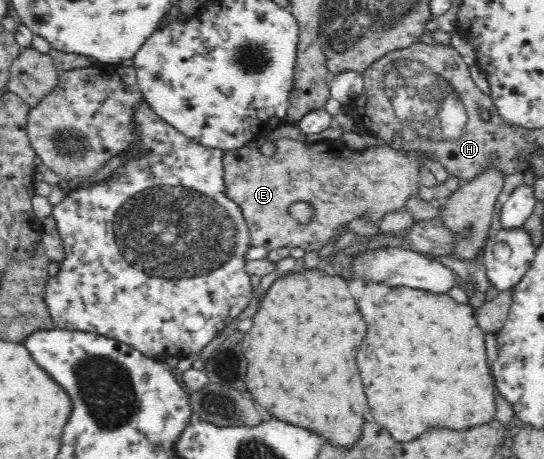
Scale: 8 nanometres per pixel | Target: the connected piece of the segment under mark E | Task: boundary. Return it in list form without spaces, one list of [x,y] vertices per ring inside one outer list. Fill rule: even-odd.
[[[281,137],[281,139],[271,139],[270,142],[275,145],[275,153],[271,157],[266,157],[259,149],[245,146],[241,149],[227,150],[226,157],[222,160],[226,195],[242,207],[251,234],[250,245],[263,246],[267,251],[281,246],[301,247],[307,252],[319,251],[323,245],[331,241],[331,237],[339,238],[345,231],[345,225],[349,225],[353,219],[363,214],[379,226],[379,220],[385,213],[407,207],[407,201],[416,196],[419,169],[424,167],[421,159],[436,161],[439,159],[434,153],[422,149],[415,151],[417,155],[401,153],[389,146],[353,151],[337,140],[325,140],[307,145],[301,141]],[[298,202],[305,202],[313,208],[314,214],[304,224],[294,223],[289,215],[290,207]]]

